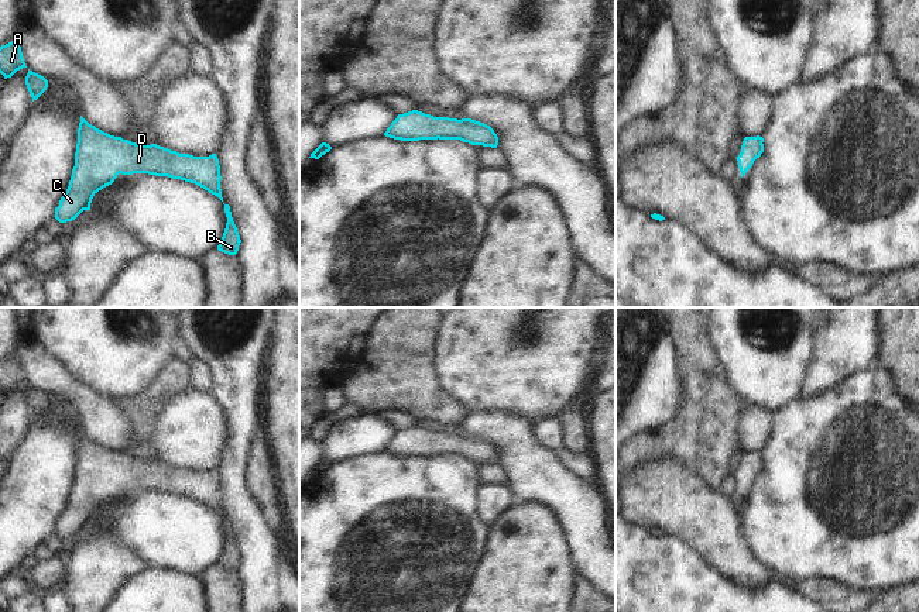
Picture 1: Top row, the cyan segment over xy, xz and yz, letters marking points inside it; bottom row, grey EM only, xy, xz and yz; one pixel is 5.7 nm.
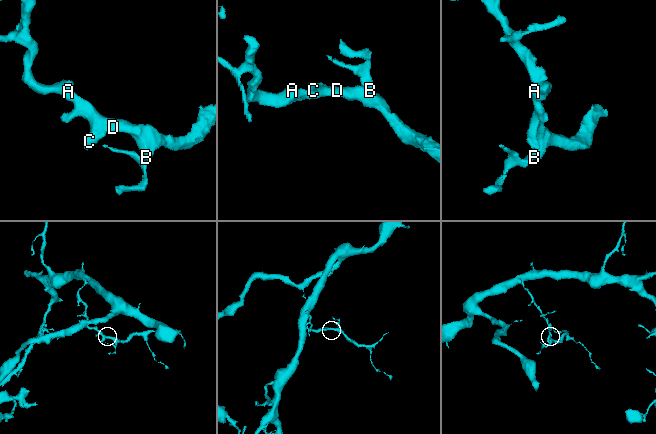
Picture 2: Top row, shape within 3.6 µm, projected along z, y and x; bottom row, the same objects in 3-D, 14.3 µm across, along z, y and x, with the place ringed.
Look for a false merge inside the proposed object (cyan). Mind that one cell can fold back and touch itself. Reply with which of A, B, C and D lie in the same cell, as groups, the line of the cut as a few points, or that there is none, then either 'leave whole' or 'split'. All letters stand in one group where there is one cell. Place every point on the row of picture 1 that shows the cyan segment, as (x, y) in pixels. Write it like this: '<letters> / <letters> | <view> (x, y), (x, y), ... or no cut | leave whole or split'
A B C D | no cut | leave whole

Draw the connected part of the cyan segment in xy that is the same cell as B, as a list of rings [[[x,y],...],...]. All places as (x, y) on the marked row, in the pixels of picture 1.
[[[224,204],[224,213],[227,217],[226,228],[223,233],[223,237],[217,245],[217,250],[229,254],[229,255],[236,255],[239,251],[239,245],[241,243],[237,227],[233,221],[230,206]]]

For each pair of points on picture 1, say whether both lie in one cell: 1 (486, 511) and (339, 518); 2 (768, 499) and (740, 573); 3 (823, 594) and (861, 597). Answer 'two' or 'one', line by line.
1: two
2: two
3: one

